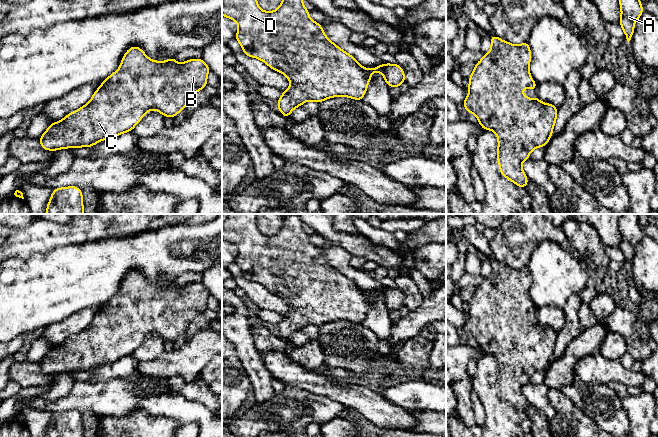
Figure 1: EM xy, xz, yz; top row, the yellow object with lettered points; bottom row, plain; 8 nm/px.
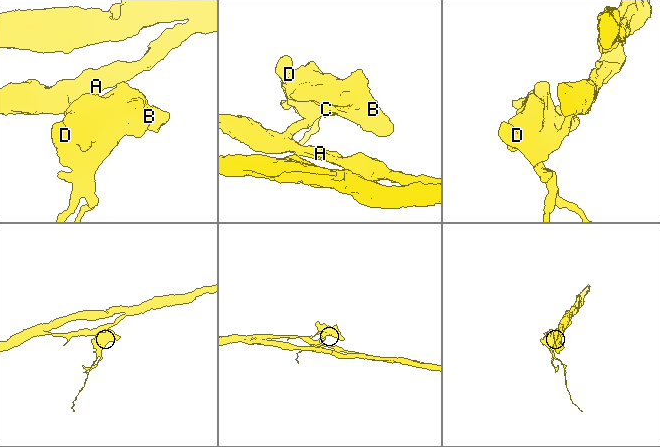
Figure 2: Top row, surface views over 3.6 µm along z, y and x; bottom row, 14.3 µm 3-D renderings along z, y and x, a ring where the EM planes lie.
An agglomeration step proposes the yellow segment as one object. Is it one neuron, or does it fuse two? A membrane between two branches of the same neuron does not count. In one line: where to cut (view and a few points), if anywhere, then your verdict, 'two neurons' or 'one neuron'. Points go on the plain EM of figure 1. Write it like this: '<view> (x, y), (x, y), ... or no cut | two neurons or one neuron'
no cut | one neuron

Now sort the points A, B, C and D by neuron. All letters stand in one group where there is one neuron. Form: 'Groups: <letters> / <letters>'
Groups: A B C D

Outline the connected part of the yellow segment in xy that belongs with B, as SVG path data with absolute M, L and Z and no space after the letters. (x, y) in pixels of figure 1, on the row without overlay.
M132 270L124 278L120 292L102 305L89 327L69 337L61 345L52 347L39 362L44 374L55 375L64 372L92 371L102 364L114 362L132 355L149 334L159 335L164 341L173 341L184 333L191 321L207 309L208 289L201 283L190 283L178 288L175 282L165 286L153 285L138 270Z

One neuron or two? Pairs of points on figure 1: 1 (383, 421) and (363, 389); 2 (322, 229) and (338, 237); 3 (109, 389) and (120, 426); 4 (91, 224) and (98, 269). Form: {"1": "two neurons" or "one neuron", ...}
{"1": "one neuron", "2": "one neuron", "3": "two neurons", "4": "two neurons"}

